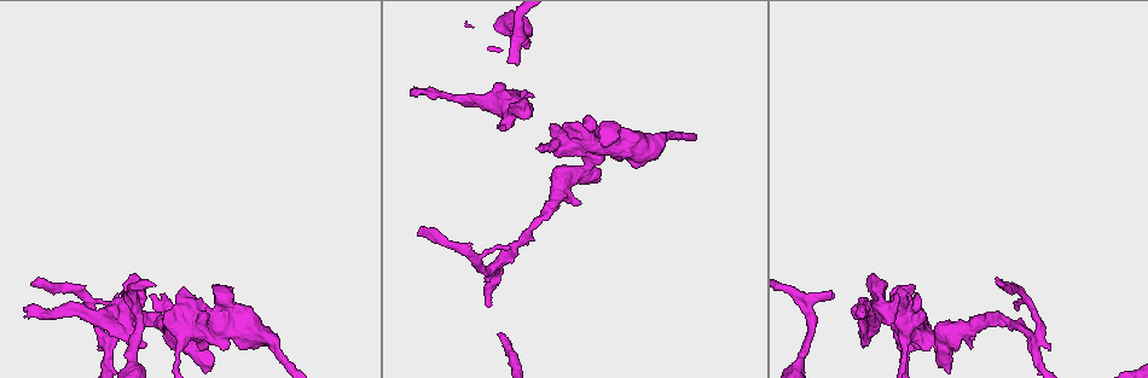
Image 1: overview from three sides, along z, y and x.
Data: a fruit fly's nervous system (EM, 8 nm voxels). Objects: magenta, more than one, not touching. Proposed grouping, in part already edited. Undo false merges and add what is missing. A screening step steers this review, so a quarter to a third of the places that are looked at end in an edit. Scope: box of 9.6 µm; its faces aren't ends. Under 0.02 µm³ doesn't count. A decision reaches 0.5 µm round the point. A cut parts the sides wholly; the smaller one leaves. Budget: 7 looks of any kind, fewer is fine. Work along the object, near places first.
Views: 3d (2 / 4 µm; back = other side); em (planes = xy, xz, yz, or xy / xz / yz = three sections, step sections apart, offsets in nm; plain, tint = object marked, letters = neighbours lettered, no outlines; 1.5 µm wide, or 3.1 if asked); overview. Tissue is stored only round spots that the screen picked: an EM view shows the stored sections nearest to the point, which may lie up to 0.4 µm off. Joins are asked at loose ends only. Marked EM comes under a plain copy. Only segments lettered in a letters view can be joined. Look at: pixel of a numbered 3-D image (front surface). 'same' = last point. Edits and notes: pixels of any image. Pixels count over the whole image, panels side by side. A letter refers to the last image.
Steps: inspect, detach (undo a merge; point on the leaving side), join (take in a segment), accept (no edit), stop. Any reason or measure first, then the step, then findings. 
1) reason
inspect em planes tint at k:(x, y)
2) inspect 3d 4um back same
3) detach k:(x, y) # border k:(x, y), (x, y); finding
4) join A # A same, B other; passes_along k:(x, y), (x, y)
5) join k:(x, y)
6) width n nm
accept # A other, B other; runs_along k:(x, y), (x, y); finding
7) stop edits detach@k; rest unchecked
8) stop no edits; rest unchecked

stops while still wide
inspect em planes letters at 1:(601, 141)

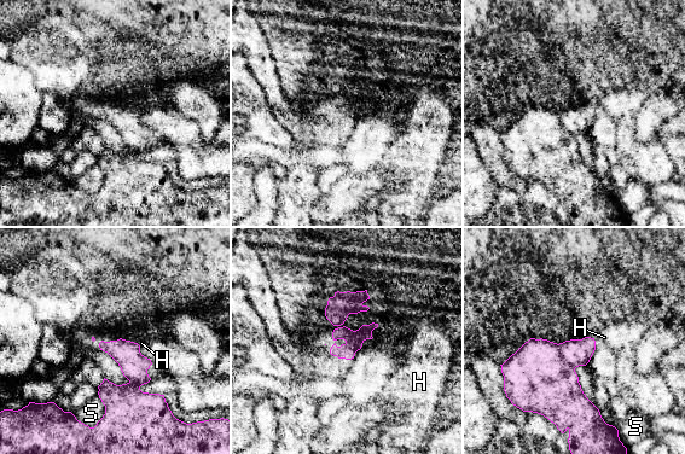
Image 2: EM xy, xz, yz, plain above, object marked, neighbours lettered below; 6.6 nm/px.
accept # H other, S other; runs_along 2:(364, 294), (340, 316), (341, 355); no lettered segment goes on from it

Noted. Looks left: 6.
sudden change in width
inspect 3d 4um at 1:(654, 145)

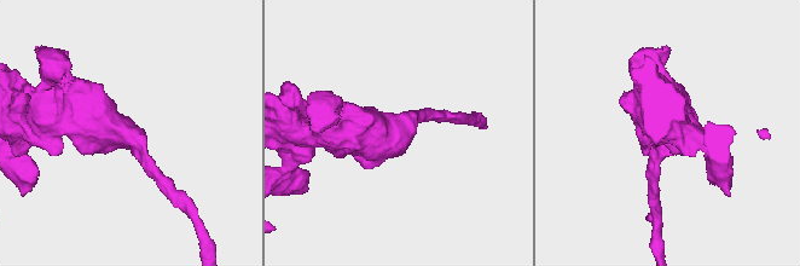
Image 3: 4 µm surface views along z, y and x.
now the EM
inspect em 3.1um xy step 16 letters at 3:(132, 134)

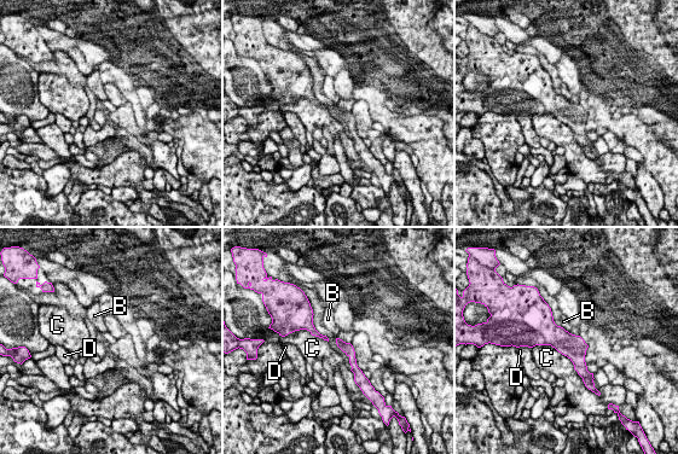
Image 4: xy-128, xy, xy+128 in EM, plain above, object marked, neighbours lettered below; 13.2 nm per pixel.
accept # B other, C other, D other; one cell here

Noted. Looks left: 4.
branch stops here
inspect 3d 4um at 1:(831, 291)

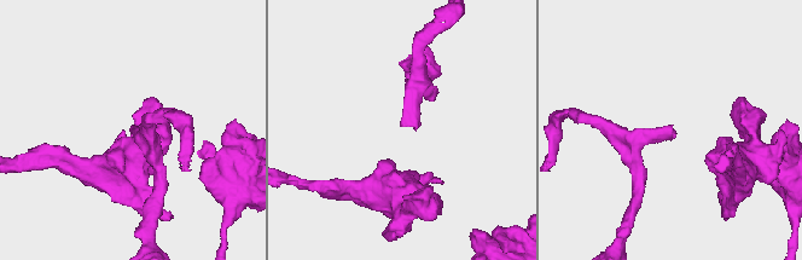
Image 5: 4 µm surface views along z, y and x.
inspect em xz step 4 tint at 5:(672, 125)

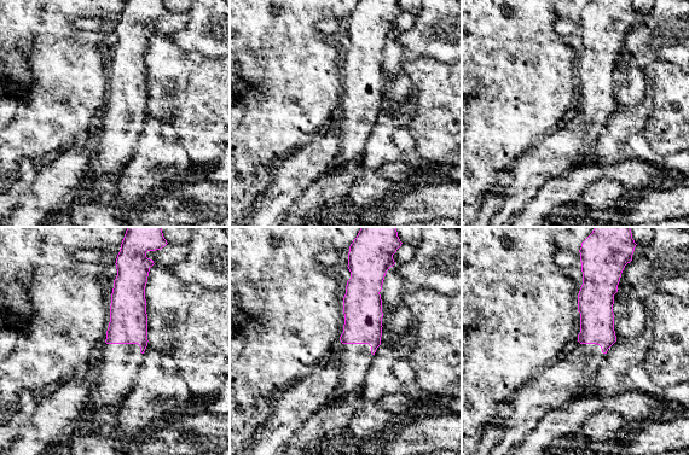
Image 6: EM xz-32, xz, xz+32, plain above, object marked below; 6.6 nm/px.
inspect em planes letters same

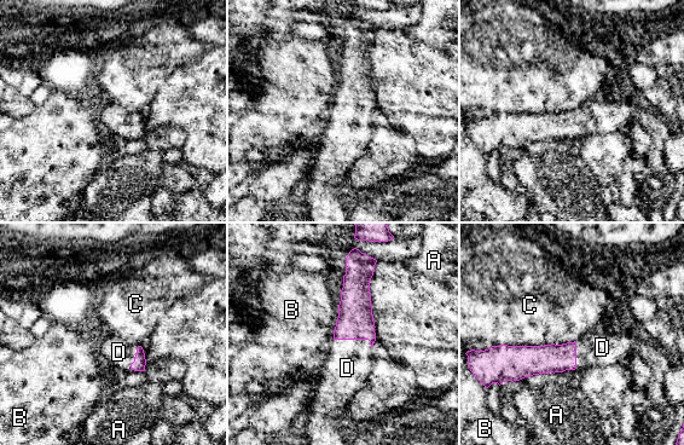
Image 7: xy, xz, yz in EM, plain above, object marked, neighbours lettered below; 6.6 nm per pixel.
join D # A other, B other, C other, D same; passes_along 7:(355, 321), (354, 339), (347, 368); it goes on there

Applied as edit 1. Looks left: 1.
stop edits join@7; rest unchecked

